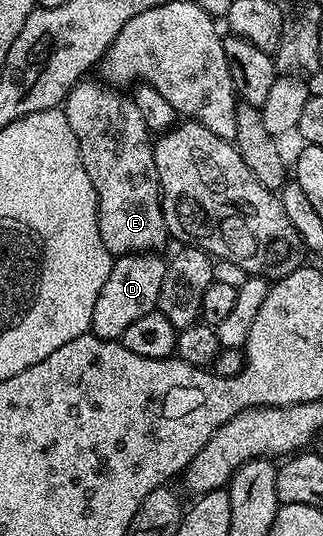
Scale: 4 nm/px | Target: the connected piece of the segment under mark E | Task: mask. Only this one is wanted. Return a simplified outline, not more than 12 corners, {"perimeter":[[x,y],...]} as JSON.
{"perimeter":[[81,79],[63,110],[113,255],[160,251],[153,138],[131,96]]}

